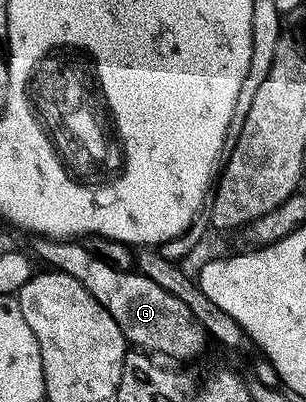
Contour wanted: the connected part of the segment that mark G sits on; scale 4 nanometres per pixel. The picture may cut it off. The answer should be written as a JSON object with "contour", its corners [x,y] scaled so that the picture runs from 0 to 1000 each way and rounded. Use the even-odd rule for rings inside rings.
{"contour":[[[124,587],[98,597],[114,619],[111,639],[157,652],[150,659],[163,669],[199,672],[261,701],[350,769],[356,786],[382,796],[418,853],[438,856],[451,868],[546,896],[572,896],[559,891],[637,891],[683,853],[676,823],[637,794],[631,776],[618,776],[618,766],[605,766],[605,756],[578,746],[578,736],[539,726],[526,706],[500,706],[500,697],[487,697],[471,682],[438,669],[386,674],[363,667],[258,597],[193,600],[186,592]]]}

